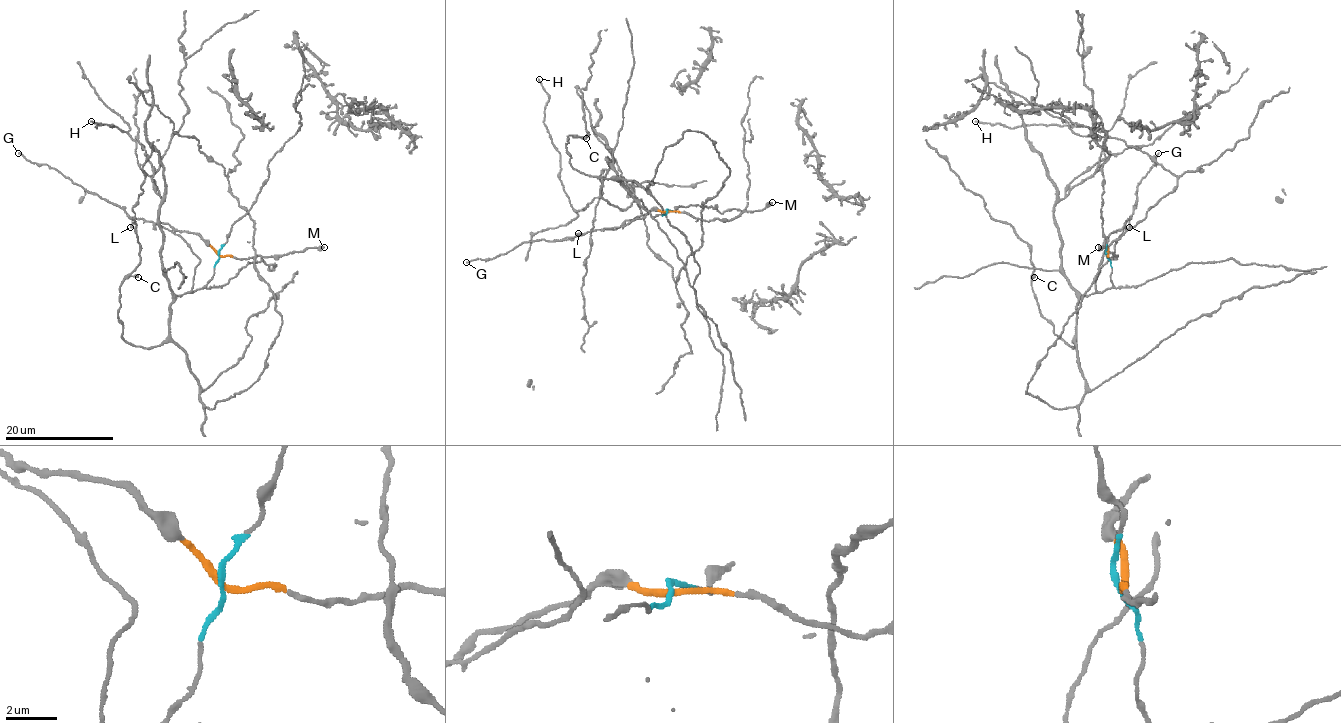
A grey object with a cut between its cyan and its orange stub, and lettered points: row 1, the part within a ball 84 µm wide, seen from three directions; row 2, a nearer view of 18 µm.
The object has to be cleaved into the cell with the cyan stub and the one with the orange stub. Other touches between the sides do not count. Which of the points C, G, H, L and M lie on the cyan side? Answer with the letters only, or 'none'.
C, H

